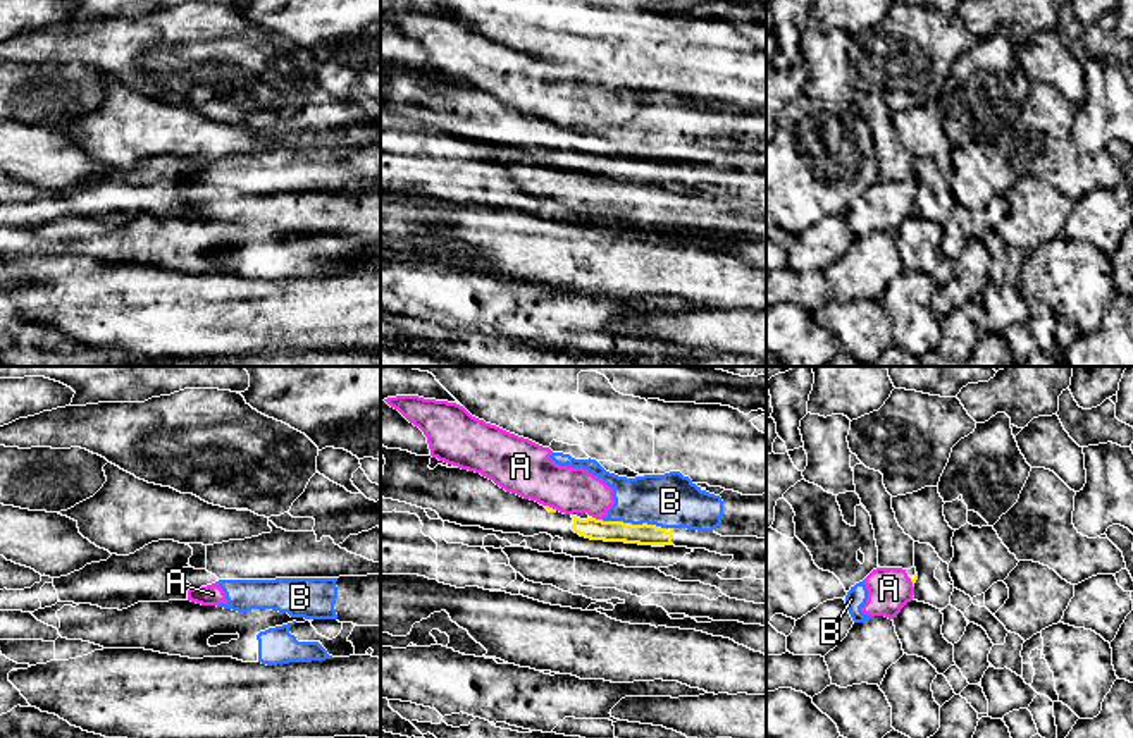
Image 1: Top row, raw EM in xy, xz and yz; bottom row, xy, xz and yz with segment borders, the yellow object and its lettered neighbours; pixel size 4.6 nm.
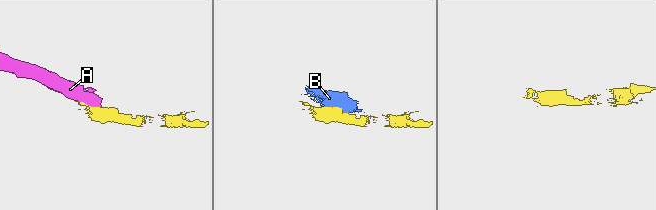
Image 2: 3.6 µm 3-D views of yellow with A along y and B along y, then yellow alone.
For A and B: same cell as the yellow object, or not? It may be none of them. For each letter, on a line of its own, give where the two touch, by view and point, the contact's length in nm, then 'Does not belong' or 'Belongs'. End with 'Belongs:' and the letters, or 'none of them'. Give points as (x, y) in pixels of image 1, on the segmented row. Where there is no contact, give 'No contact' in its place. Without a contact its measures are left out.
A: Touches yellow at xz (598, 520). Shared border 50 nm. Does not belong
B: Touches yellow at xz (634, 525). Shared border 300 nm. Does not belong
Belongs: none of them

